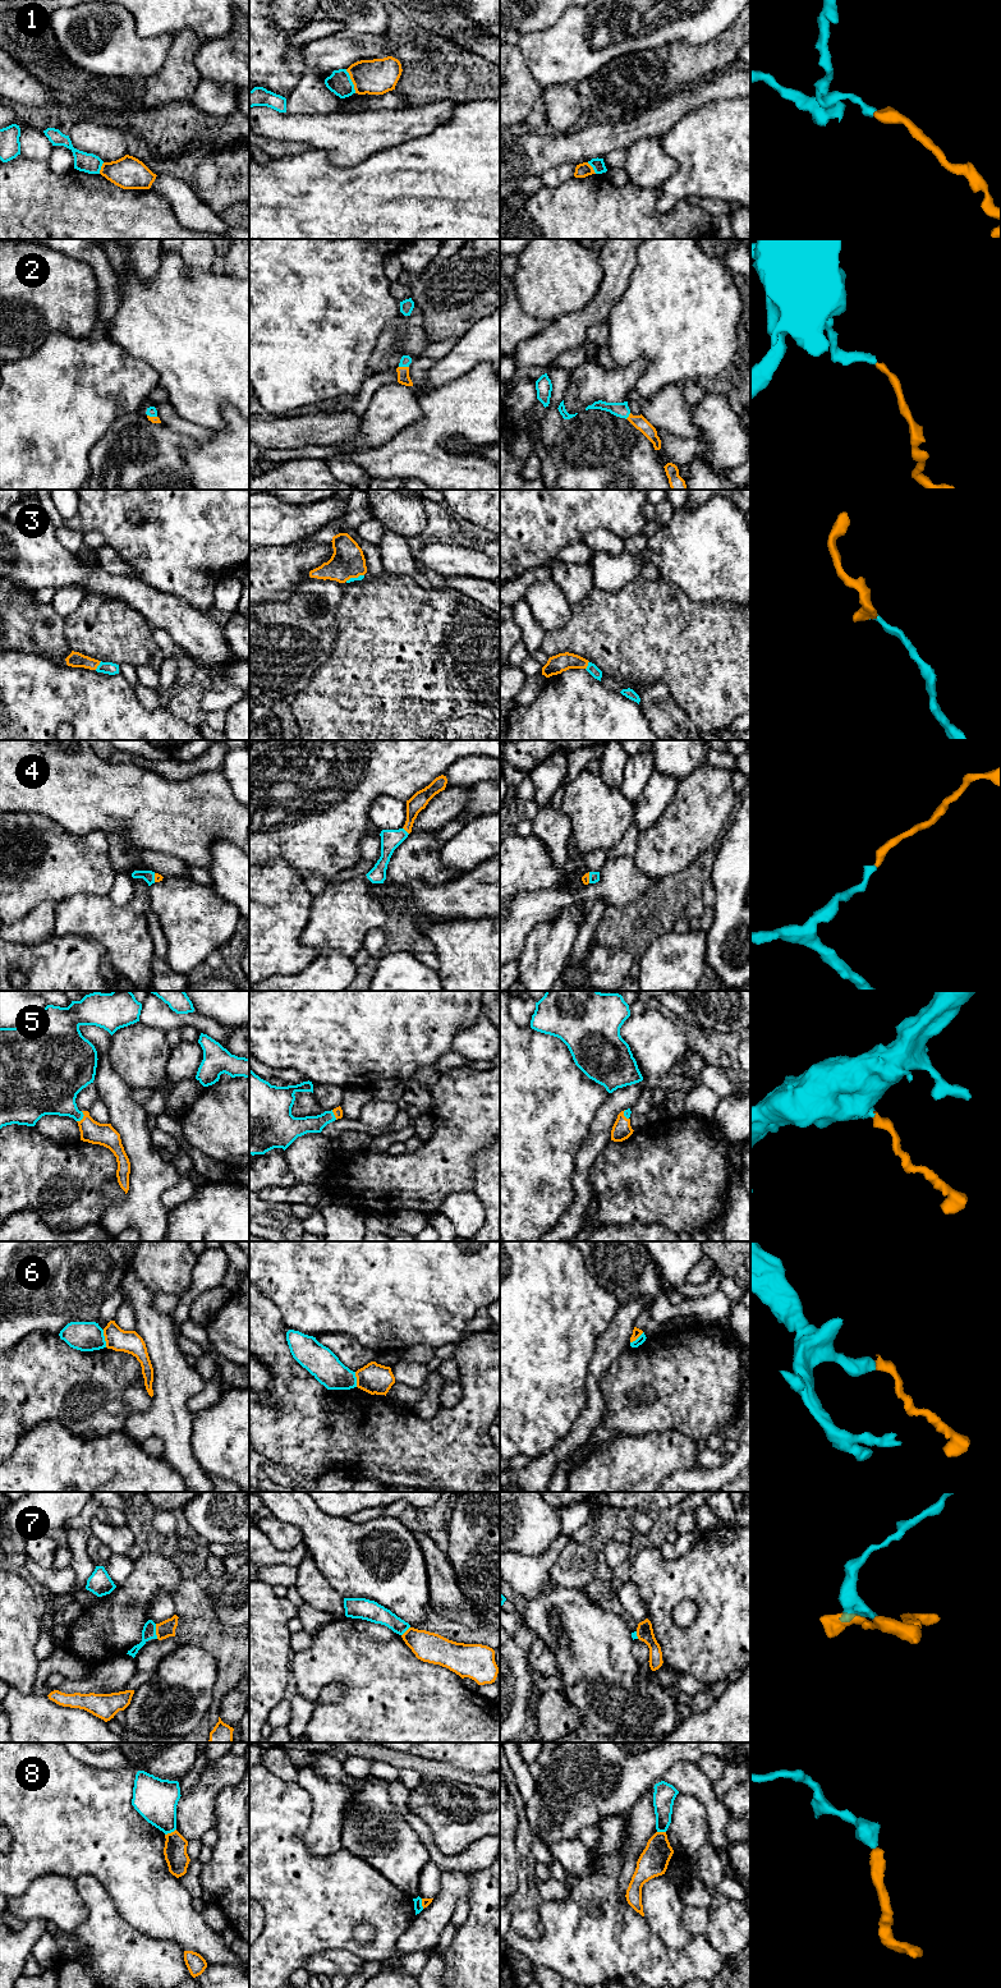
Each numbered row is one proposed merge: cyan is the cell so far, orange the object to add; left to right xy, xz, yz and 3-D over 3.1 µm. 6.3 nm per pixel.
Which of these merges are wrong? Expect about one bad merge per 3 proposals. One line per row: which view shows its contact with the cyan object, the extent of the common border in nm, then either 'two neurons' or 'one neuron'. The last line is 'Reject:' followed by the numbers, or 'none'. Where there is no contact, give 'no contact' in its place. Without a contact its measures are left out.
1: contact in xz; length 170 nm; two neurons
2: contact in xz; length 60 nm; one neuron
3: contact in xy; length 70 nm; one neuron
4: contact in xz; length 60 nm; one neuron
5: contact in xy; length 80 nm; one neuron
6: contact in xy; length 110 nm; two neurons
7: contact in xy; length 100 nm; two neurons
8: contact in xy; length 80 nm; one neuron
Reject: 1, 6, 7

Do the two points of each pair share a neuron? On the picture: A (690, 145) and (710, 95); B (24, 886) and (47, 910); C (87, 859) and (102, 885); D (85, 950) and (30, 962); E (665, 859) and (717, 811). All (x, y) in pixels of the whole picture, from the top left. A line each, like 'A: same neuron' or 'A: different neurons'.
A: different neurons
B: different neurons
C: same neuron
D: same neuron
E: same neuron

